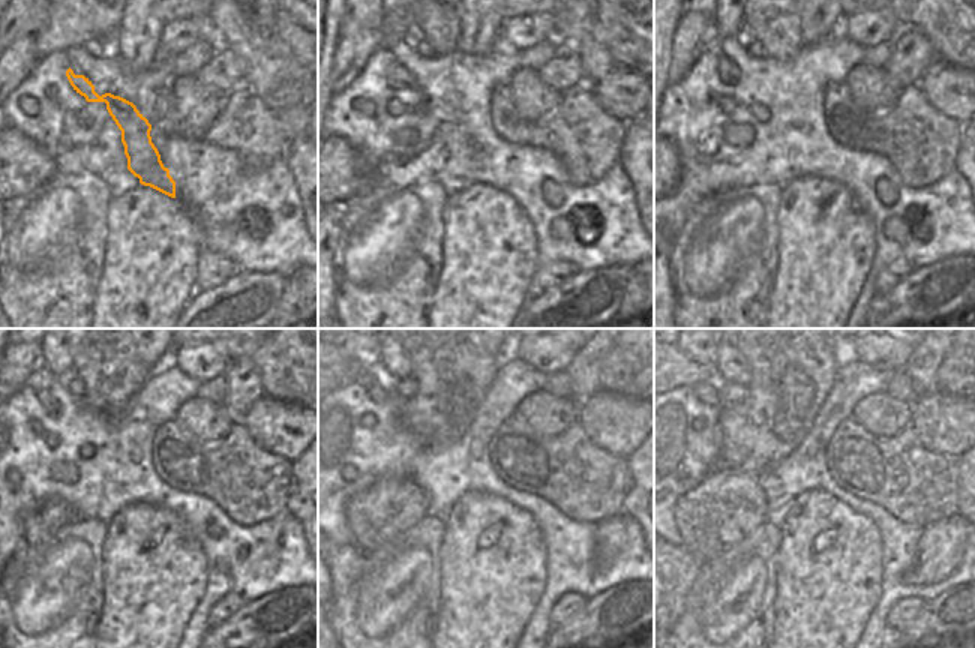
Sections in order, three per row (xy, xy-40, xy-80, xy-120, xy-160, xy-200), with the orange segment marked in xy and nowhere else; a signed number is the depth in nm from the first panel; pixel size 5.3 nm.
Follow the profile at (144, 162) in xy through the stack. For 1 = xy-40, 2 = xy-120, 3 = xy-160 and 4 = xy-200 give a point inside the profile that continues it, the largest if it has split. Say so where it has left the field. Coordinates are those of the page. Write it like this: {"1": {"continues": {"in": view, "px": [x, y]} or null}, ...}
{"1": {"continues": {"in": "xy-40", "px": [401, 80]}}, "2": {"continues": {"in": "xy-120", "px": [44, 396]}}, "3": {"continues": {"in": "xy-160", "px": [378, 393]}}, "4": {"continues": {"in": "xy-200", "px": [707, 392]}}}

